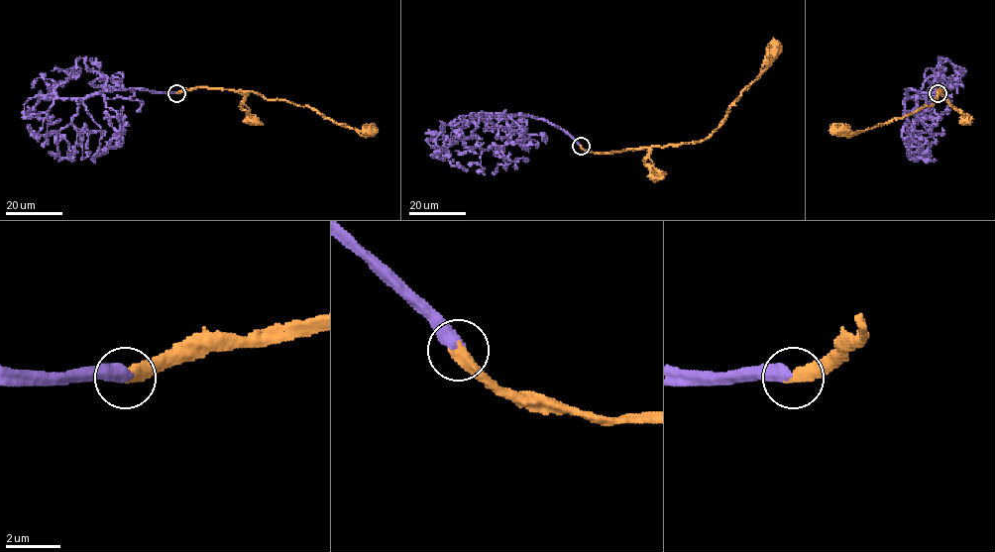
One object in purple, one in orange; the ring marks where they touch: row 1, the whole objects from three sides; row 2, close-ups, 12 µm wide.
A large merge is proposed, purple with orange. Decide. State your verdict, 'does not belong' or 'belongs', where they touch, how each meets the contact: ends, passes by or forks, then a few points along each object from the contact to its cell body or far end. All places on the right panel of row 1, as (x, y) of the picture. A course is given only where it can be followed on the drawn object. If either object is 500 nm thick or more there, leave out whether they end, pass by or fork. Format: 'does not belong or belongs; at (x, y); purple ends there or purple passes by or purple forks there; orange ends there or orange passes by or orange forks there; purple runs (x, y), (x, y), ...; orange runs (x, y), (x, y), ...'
belongs; at (938, 93); purple runs (937, 93), (909, 89), (906, 98), (930, 89), (925, 72), (939, 59), (947, 58), (964, 74); orange runs (938, 93), (944, 88), (938, 92), (931, 105), (923, 106), (887, 123), (864, 131), (842, 130)

